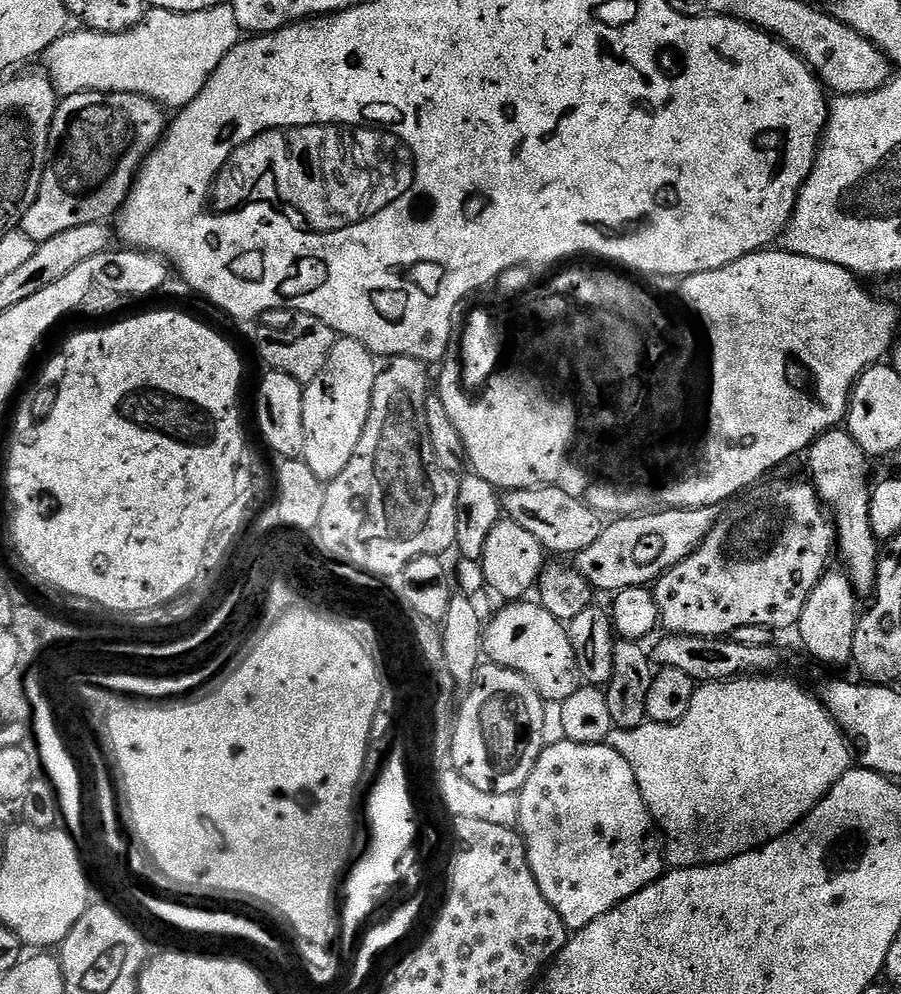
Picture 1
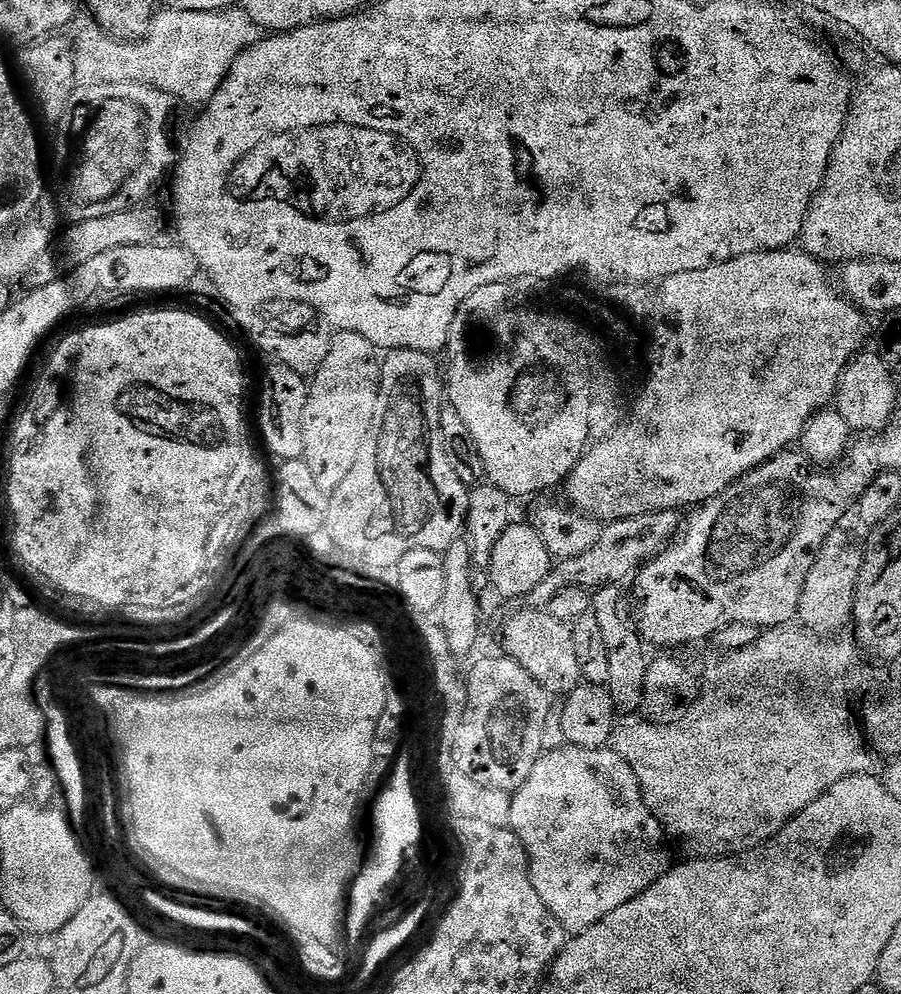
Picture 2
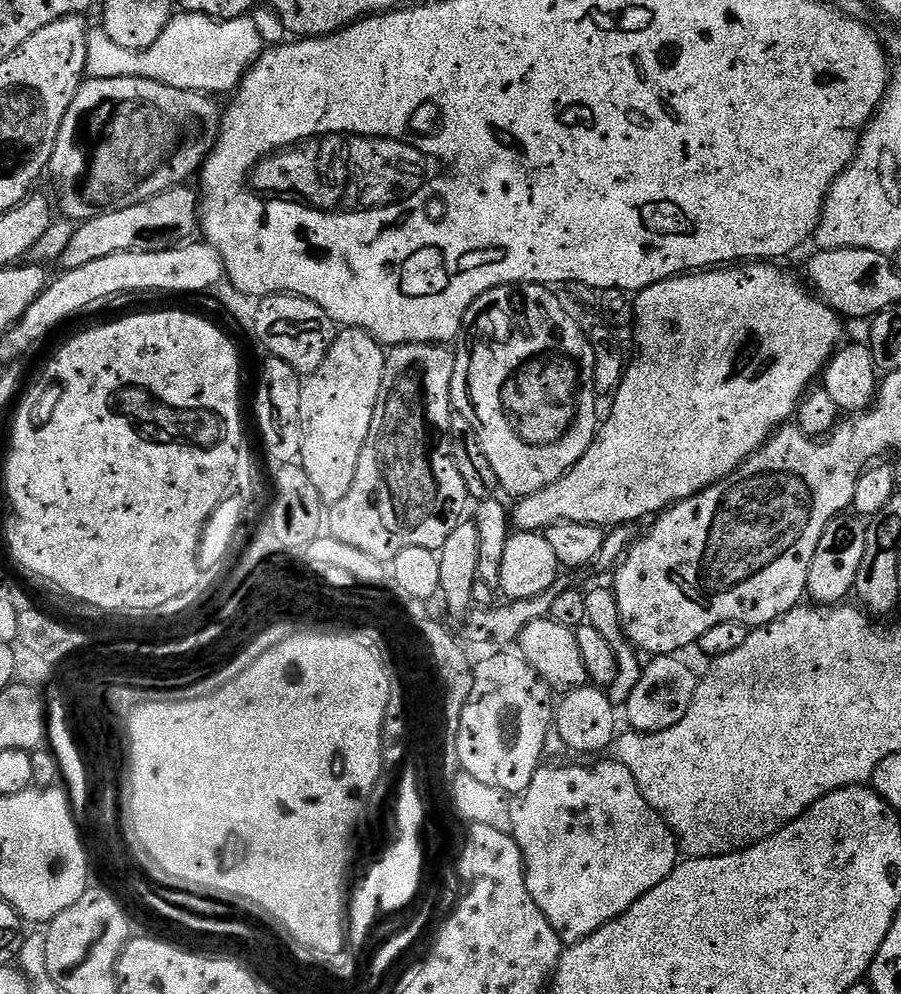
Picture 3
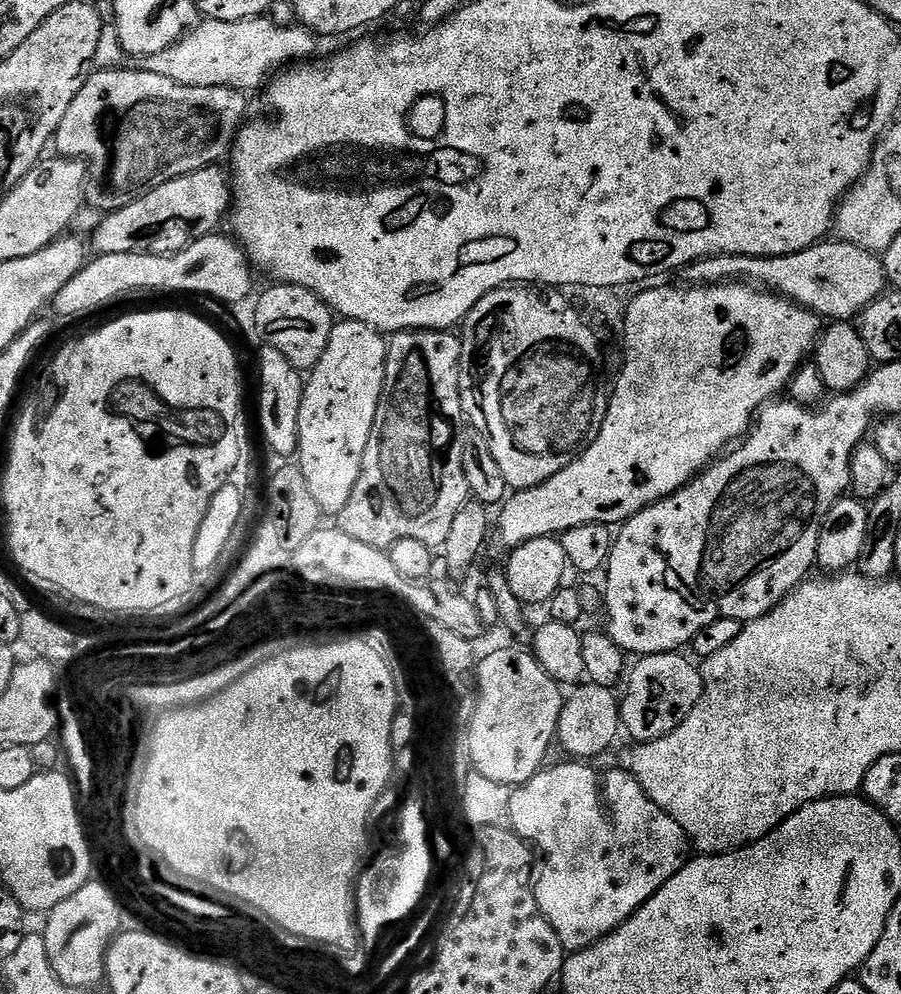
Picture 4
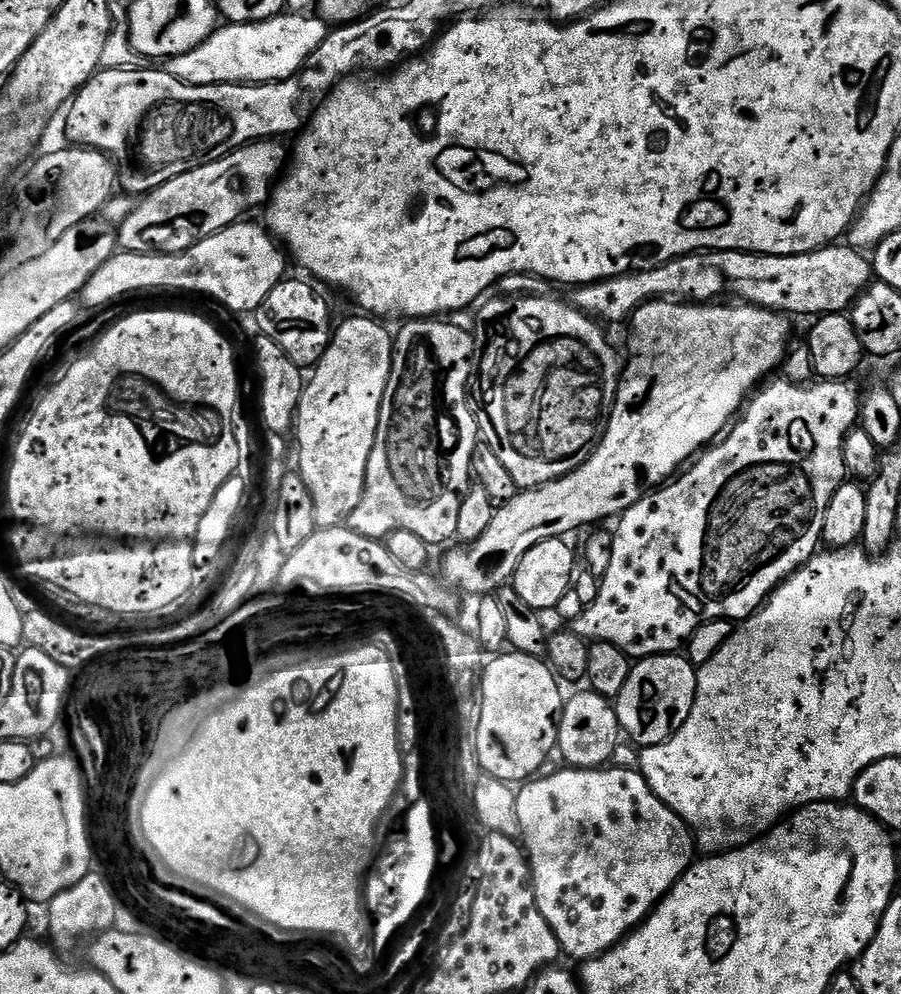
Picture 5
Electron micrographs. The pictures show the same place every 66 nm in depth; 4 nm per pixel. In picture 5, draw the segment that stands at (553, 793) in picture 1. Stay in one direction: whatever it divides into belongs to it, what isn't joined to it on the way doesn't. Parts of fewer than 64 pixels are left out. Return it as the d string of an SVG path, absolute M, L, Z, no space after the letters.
M605 766L603 768L573 768L565 767L563 770L550 776L550 778L532 778L519 789L516 795L516 816L517 826L519 828L519 839L522 841L522 847L528 857L528 864L532 868L532 889L538 902L538 910L542 910L542 918L554 930L554 938L558 938L561 953L565 957L573 956L577 962L592 960L595 956L601 956L603 952L608 952L617 944L619 940L624 939L628 933L634 931L641 922L651 914L652 909L660 903L662 897L682 878L686 869L691 868L694 863L694 837L688 823L650 786L645 782L644 776L635 767L632 768L612 768Z

